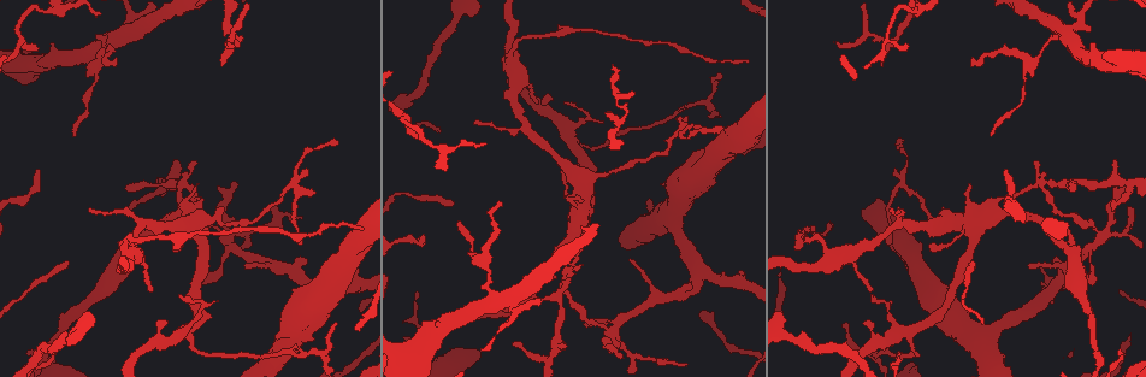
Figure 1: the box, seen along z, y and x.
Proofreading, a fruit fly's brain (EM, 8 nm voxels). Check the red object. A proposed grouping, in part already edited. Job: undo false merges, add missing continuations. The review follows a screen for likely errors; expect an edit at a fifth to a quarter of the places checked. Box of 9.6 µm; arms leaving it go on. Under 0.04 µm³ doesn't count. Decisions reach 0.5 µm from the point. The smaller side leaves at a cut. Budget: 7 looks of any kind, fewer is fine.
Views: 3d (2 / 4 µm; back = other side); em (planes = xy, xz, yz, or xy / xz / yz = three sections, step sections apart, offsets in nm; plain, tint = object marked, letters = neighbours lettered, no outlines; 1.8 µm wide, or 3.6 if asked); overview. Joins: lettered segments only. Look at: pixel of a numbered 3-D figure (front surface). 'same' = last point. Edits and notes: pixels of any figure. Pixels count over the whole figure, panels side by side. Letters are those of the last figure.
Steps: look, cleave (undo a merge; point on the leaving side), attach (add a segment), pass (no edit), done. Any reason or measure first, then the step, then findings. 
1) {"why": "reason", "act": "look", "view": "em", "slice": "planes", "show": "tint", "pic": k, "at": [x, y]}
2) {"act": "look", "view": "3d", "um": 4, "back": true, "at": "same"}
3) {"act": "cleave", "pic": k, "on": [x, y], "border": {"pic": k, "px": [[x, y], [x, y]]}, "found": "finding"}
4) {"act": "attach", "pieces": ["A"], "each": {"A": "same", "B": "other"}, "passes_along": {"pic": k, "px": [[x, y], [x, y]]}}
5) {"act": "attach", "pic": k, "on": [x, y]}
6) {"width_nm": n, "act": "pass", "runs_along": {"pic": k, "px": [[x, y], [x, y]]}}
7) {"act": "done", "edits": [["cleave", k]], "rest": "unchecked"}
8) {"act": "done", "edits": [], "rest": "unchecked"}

{"why": "three-way junction", "act": "look", "view": "3d", "um": 2, "pic": 1, "at": [910, 329]}

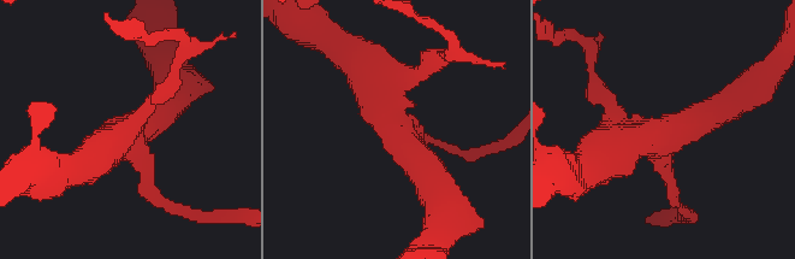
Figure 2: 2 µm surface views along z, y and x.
{"why": "shape alone is not enough", "act": "look", "view": "em", "um": 3.6, "slice": "xz", "step": 16, "show": "tint", "pic": 2, "at": [132, 138]}

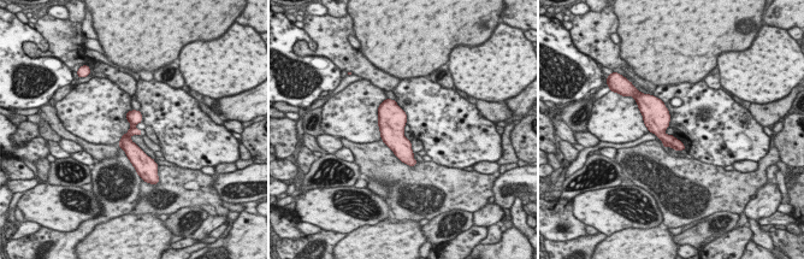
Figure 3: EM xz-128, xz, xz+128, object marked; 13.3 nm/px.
{"act": "look", "view": "em", "um": 3.6, "slice": "planes", "show": "letters", "at": "same"}

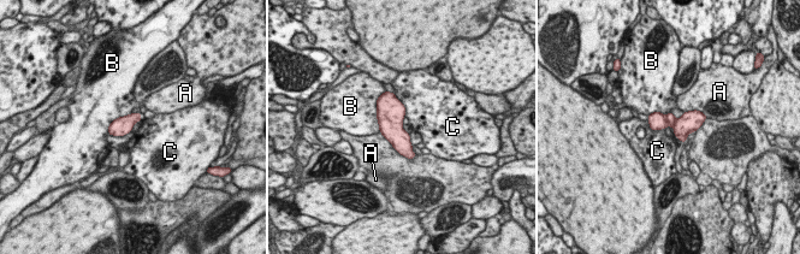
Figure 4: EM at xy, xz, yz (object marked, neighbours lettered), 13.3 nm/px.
{"width_nm": 240, "act": "pass", "each": {"A": "other", "B": "other", "C": "other"}, "border": {"pic": 4, "px": [[392, 93], [403, 105], [404, 116]]}, "found": "all the same neuron"}

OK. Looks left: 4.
{"act": "look", "view": "3d", "um": 2, "pic": 1, "at": [223, 209]}

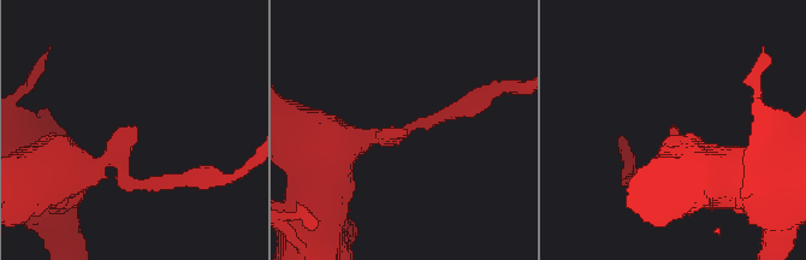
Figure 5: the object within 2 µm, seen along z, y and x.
{"why": "now the EM", "act": "look", "view": "em", "slice": "planes", "show": "tint", "pic": 5, "at": [135, 131]}

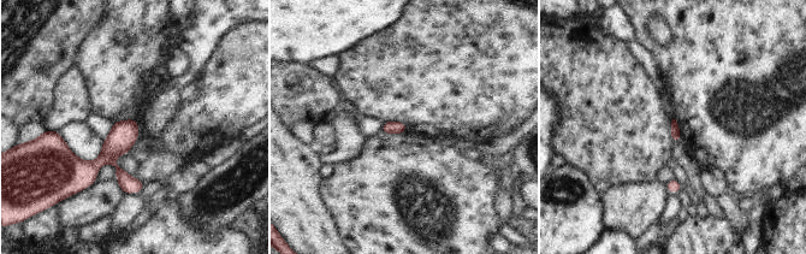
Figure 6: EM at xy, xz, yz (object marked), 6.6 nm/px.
{"why": "what lies round it", "act": "look", "view": "em", "slice": "planes", "show": "letters", "at": "same"}

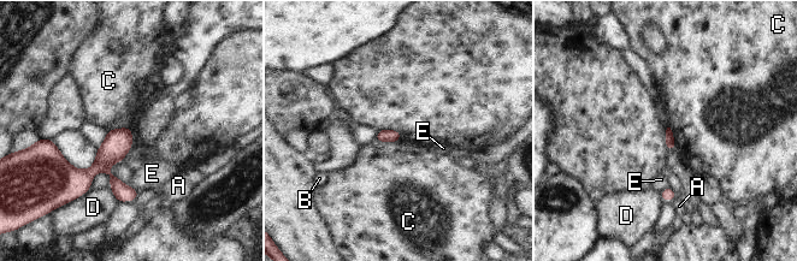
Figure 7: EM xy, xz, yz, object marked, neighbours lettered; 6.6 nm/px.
{"longest_contact_nm": ["C", 180], "act": "pass", "each": {"A": "other", "B": "other", "C": "other", "D": "other", "E": "other"}, "found": "none of them fits"}

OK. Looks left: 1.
{"why": "branch stops here", "act": "look", "view": "em", "slice": "planes", "show": "letters", "pic": 1, "at": [684, 120]}

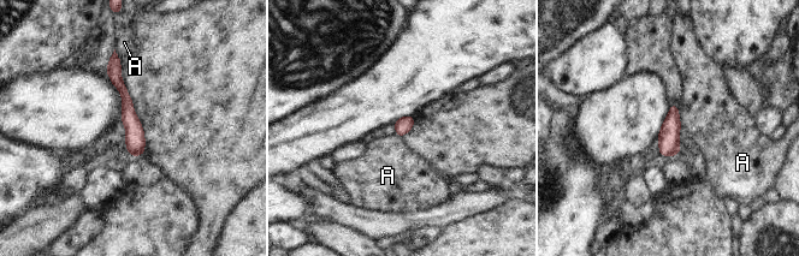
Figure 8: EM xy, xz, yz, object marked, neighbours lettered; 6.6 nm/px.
{"width_nm": 110, "longest_contact_nm": ["A", 110], "act": "pass", "each": {"A": "other"}, "found": "none of them fits"}

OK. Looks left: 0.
{"act": "done", "edits": [], "rest": "unchecked"}

